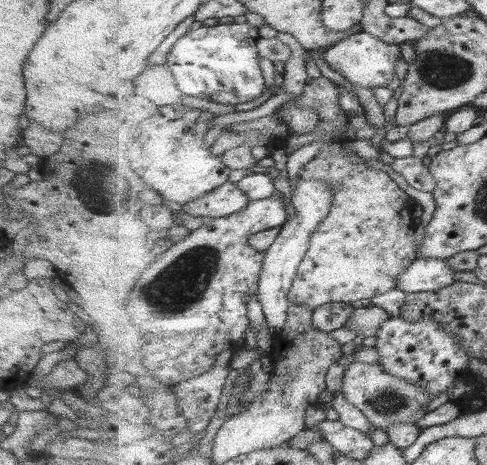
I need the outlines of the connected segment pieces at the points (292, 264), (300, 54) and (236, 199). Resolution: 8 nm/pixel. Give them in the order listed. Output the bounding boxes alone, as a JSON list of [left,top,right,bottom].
[[258,179,333,338],[208,32,309,128],[182,181,251,219]]

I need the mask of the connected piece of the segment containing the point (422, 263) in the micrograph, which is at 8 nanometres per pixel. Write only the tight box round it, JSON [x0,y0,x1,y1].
[396,258,461,293]

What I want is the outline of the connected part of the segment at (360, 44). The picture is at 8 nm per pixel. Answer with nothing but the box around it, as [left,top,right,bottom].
[321,31,402,90]

